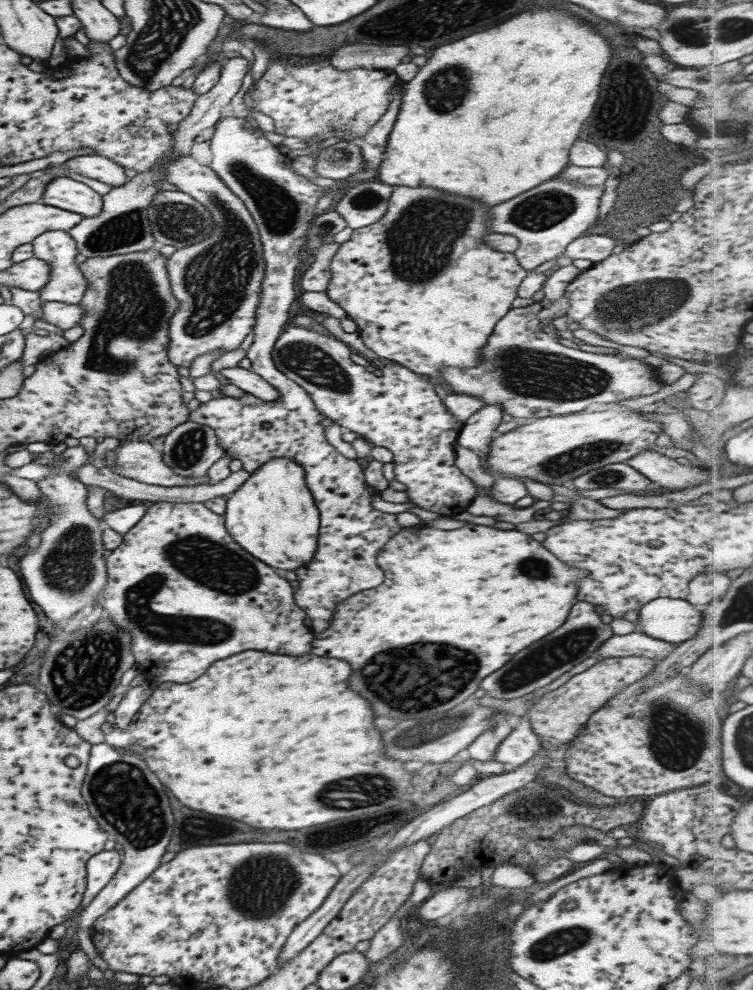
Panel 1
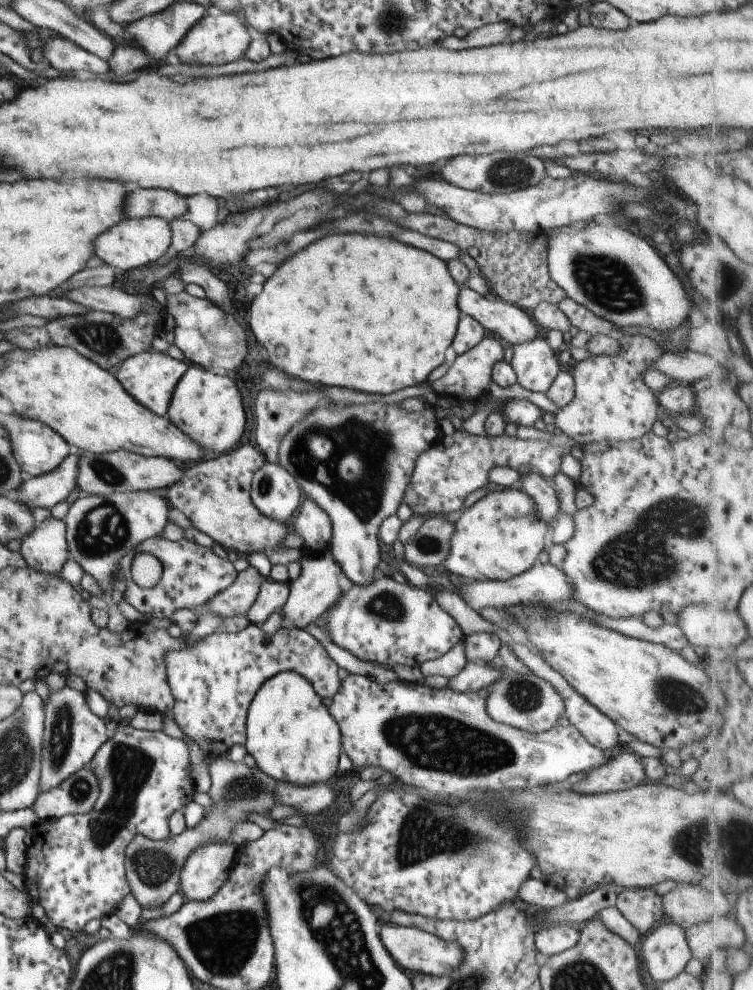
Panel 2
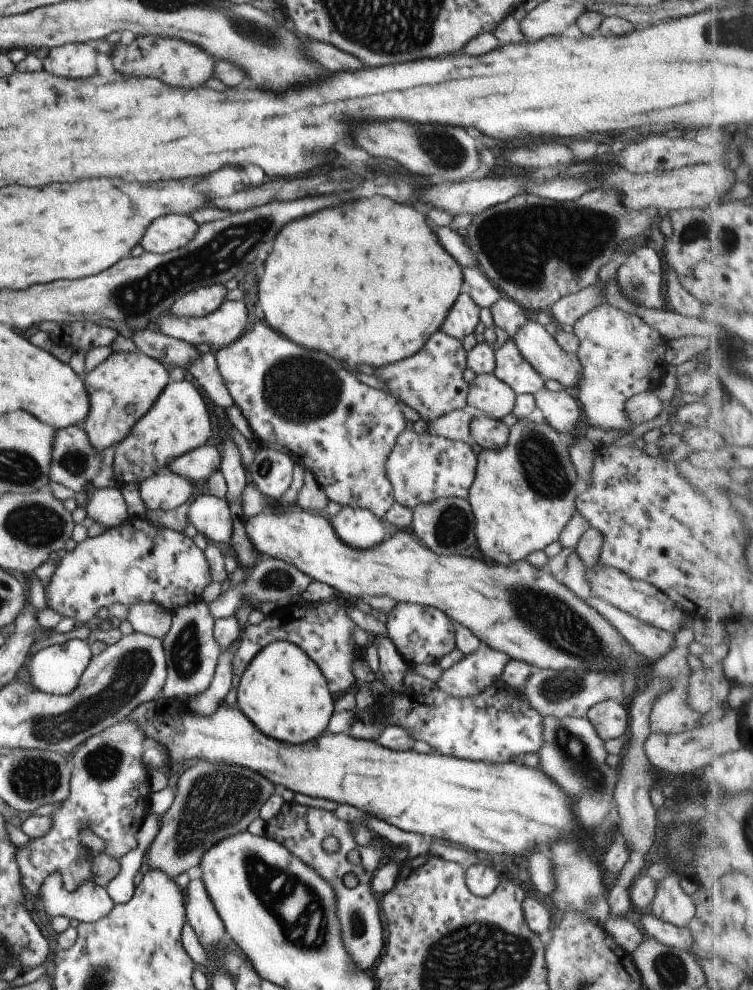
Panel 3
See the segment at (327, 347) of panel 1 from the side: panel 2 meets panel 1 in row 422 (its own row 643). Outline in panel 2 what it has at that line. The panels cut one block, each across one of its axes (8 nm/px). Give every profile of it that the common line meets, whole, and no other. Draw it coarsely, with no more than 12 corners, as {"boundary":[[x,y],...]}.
{"boundary":[[351,585],[321,616],[339,648],[419,666],[463,642],[426,589]]}

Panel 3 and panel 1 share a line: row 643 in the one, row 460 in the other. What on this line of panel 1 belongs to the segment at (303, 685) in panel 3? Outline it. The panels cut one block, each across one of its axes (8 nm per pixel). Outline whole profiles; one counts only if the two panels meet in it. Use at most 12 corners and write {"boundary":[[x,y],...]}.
{"boundary":[[293,458],[227,498],[229,536],[273,569],[311,562],[320,520]]}

